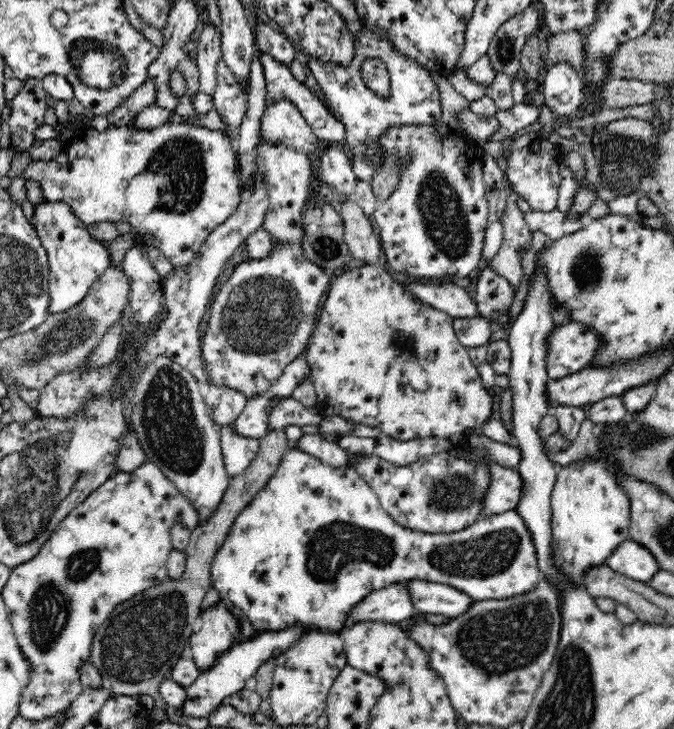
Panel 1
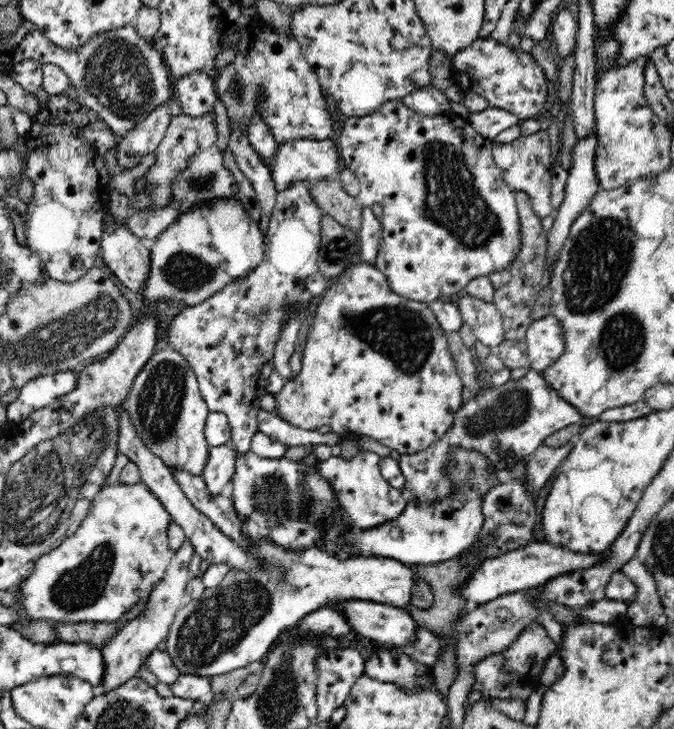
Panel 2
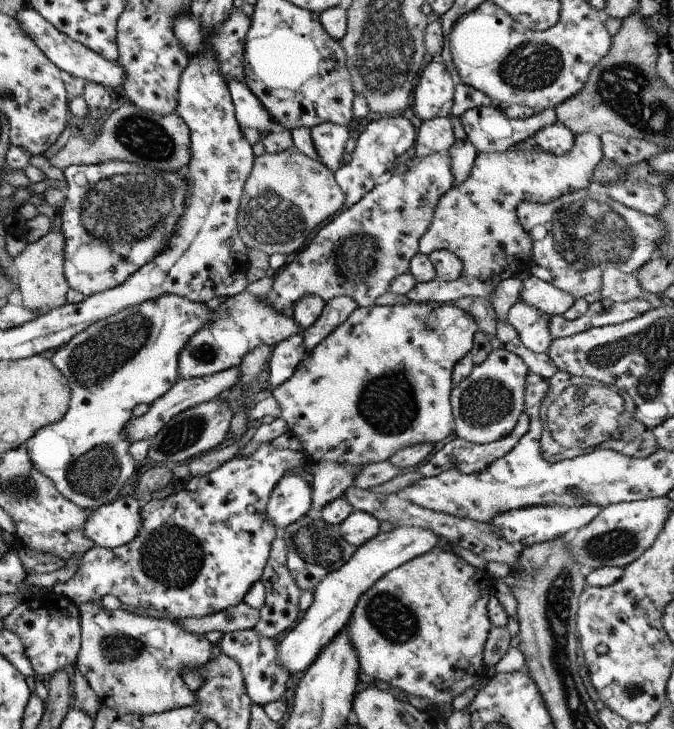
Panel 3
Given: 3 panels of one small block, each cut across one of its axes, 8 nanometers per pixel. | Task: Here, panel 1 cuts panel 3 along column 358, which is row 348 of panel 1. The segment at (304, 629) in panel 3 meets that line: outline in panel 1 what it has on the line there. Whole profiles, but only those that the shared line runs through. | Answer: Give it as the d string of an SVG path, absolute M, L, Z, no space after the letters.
M570 322L566 325L558 326L548 334L546 372L550 379L560 379L585 369L597 354L601 340L598 339L596 332L589 330L580 323Z

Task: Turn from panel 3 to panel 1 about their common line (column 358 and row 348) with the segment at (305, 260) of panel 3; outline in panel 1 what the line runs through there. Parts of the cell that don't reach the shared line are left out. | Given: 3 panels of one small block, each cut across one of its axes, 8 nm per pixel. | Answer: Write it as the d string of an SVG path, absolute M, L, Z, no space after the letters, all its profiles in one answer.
M284 145L257 146L258 174L265 174L265 185L269 194L269 207L262 228L274 239L268 256L238 263L230 279L218 290L210 307L210 320L206 324L201 342L202 367L209 384L242 392L246 400L265 393L280 378L288 364L304 355L315 328L320 307L327 296L333 276L310 262L303 251L305 237L303 212L308 209L308 186L313 173L310 158L302 151L293 151Z

